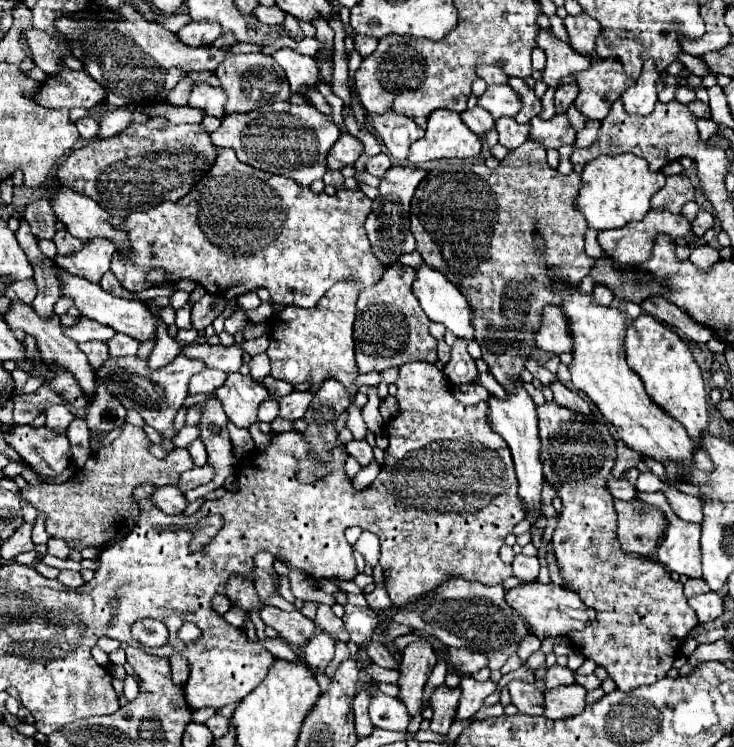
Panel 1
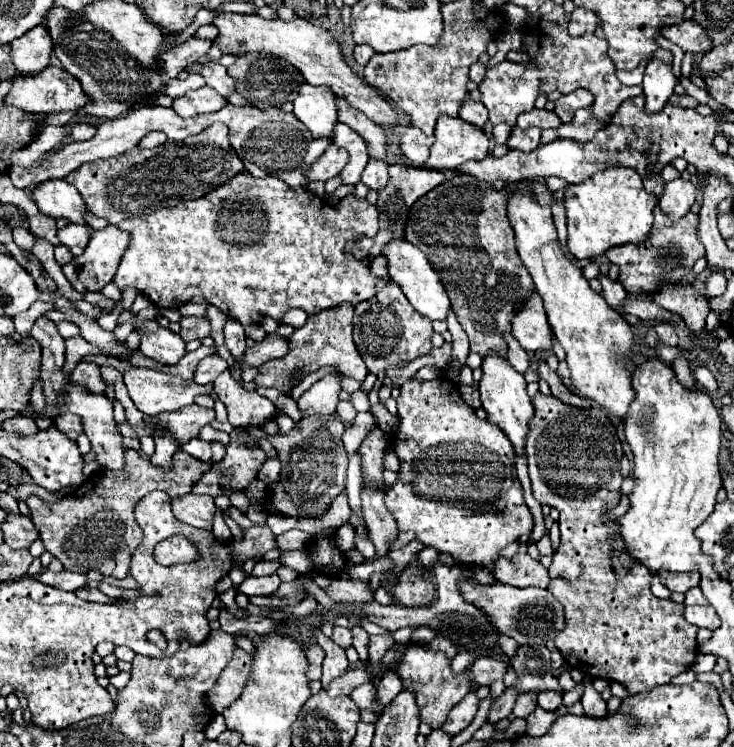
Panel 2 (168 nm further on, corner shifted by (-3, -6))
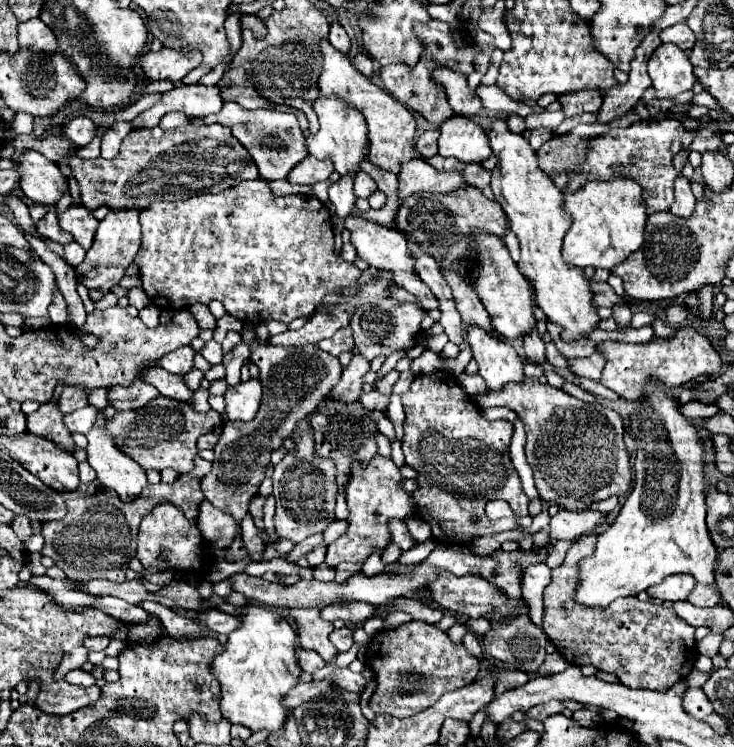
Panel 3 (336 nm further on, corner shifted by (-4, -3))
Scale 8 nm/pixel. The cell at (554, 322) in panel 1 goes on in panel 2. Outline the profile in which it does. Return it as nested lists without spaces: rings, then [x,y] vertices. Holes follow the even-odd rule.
[[[533,292],[511,318],[511,334],[525,352],[551,348],[553,332],[545,318],[541,296],[537,292]]]

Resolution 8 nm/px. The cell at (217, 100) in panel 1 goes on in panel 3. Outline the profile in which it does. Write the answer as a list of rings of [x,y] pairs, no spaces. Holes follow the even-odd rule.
[[[178,85],[172,91],[164,93],[162,99],[150,107],[150,113],[140,113],[132,125],[134,127],[156,127],[160,117],[170,111],[182,111],[190,117],[204,117],[218,113],[222,109],[222,97],[218,87],[206,85]]]

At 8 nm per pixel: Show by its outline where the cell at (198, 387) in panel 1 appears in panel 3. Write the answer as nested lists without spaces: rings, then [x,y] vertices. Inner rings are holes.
[[[134,379],[132,385],[124,387],[124,385],[116,385],[108,391],[108,399],[110,405],[116,407],[118,411],[126,411],[126,409],[142,409],[146,407],[152,399],[162,397],[160,391],[148,383],[144,383],[142,379]]]

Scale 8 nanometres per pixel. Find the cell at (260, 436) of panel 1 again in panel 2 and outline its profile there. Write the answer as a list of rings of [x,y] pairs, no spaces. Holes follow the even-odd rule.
[[[275,458],[275,460],[267,460],[265,464],[263,464],[263,468],[259,470],[259,480],[265,484],[265,486],[271,486],[271,484],[275,484],[275,480],[279,478],[279,470],[281,470],[281,464],[279,464],[279,460]]]

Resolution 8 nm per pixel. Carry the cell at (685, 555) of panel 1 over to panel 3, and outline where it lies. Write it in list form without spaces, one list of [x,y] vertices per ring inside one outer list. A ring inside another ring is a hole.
[[[668,575],[662,583],[650,587],[648,595],[662,601],[684,601],[694,585],[696,583],[692,575]]]

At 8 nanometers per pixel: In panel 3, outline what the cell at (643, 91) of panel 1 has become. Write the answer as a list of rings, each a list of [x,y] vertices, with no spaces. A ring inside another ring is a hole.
[[[662,43],[648,61],[648,75],[656,89],[656,97],[668,99],[692,89],[696,81],[692,69],[694,65],[680,47]]]

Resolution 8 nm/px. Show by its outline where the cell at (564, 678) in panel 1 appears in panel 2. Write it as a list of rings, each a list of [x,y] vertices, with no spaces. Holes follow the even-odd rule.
[[[539,692],[537,704],[539,704],[539,708],[553,712],[561,706],[561,694],[557,694],[557,692]]]

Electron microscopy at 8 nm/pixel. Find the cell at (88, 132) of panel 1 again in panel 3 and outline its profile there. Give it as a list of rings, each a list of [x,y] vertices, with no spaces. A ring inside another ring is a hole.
[[[74,117],[72,121],[68,121],[68,123],[64,125],[64,133],[66,133],[74,143],[78,143],[80,147],[84,147],[84,145],[88,145],[88,143],[94,139],[96,127],[94,127],[92,119],[88,119],[88,117]]]

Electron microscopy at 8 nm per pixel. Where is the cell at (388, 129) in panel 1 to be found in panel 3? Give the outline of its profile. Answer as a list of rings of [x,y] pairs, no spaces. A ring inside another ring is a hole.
[[[430,129],[430,131],[424,131],[422,135],[420,135],[420,139],[418,139],[418,143],[416,143],[416,151],[424,157],[424,159],[428,159],[428,157],[434,157],[436,153],[438,153],[438,135],[440,135],[440,131],[438,129]]]

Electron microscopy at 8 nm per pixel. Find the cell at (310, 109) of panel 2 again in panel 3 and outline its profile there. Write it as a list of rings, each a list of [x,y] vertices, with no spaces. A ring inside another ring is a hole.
[[[336,95],[318,97],[312,103],[312,109],[314,109],[314,113],[320,119],[320,131],[314,137],[306,139],[308,153],[314,155],[316,159],[330,157],[334,161],[334,167],[336,167],[336,171],[340,175],[346,175],[350,171],[358,171],[358,163],[364,157],[364,145],[368,141],[368,137],[366,137],[366,121],[362,119],[360,111],[354,109],[344,99],[338,99]]]

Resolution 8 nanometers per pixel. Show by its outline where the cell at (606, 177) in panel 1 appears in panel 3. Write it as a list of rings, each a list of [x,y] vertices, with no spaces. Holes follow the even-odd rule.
[[[616,177],[610,181],[588,181],[578,191],[564,191],[564,211],[572,217],[572,227],[564,237],[562,255],[572,267],[612,269],[644,241],[648,213],[642,187],[632,179]]]

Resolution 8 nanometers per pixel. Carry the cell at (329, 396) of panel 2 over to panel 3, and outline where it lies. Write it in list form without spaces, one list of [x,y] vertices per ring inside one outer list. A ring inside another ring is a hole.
[[[362,355],[352,357],[350,365],[342,371],[340,381],[332,387],[332,391],[326,395],[326,399],[338,399],[344,403],[354,403],[362,395],[362,377],[368,373],[370,363],[362,359]]]

